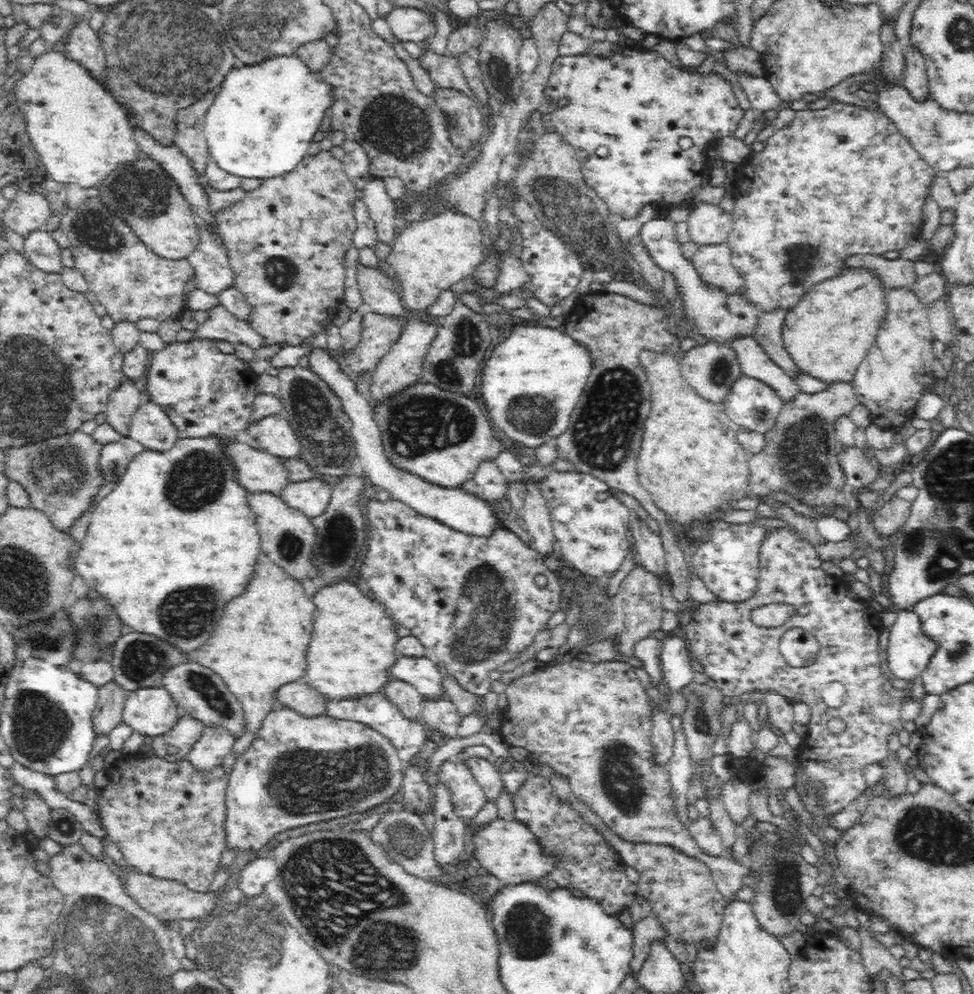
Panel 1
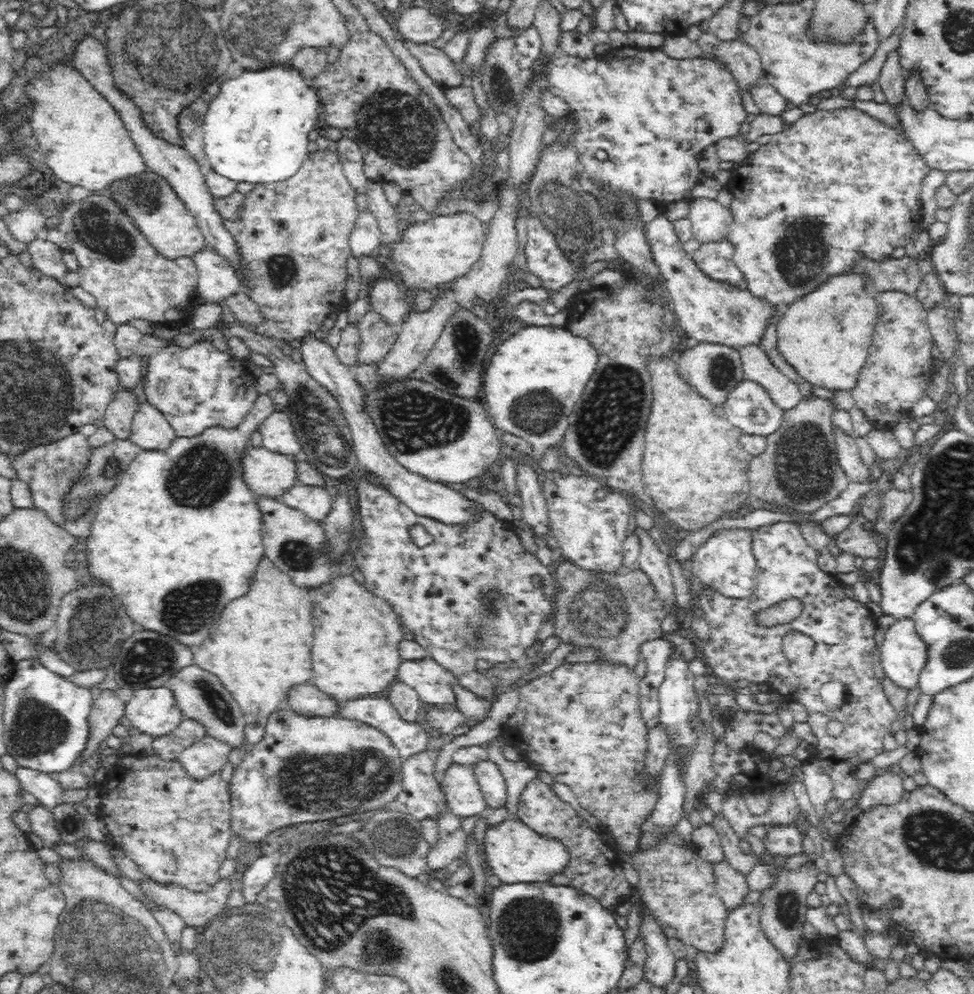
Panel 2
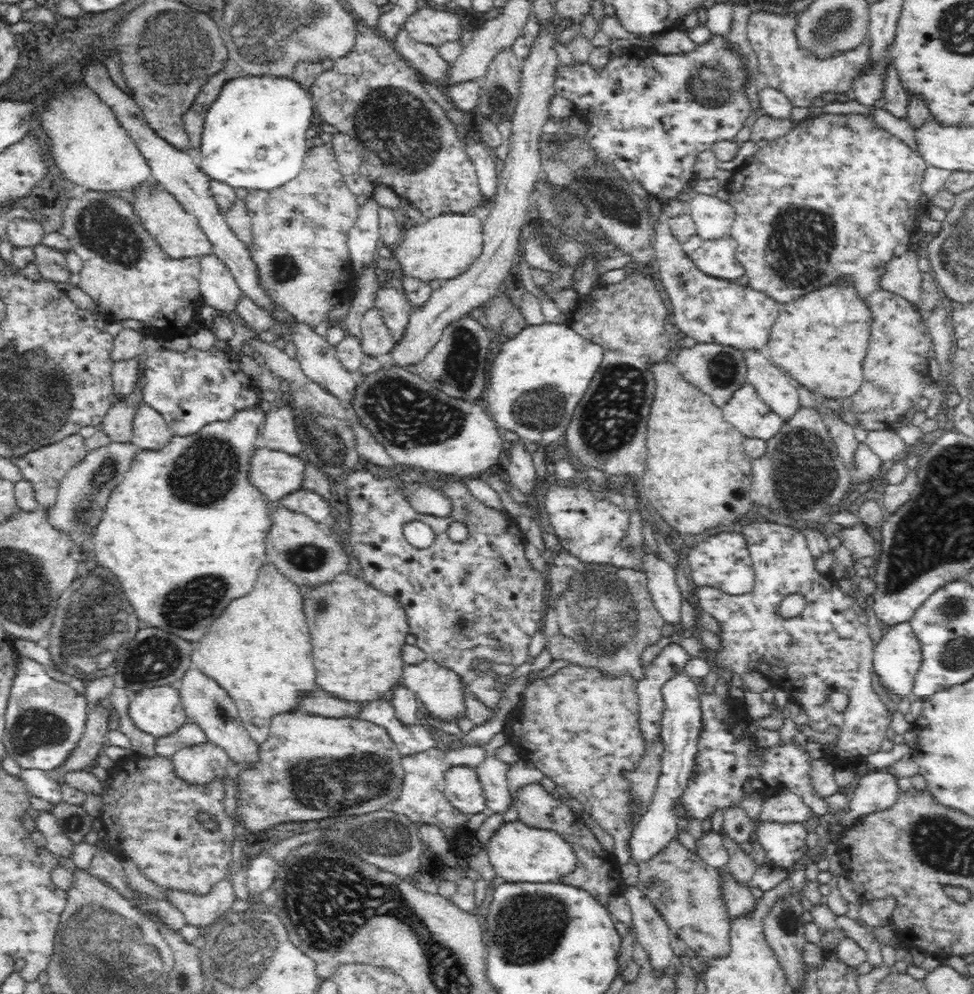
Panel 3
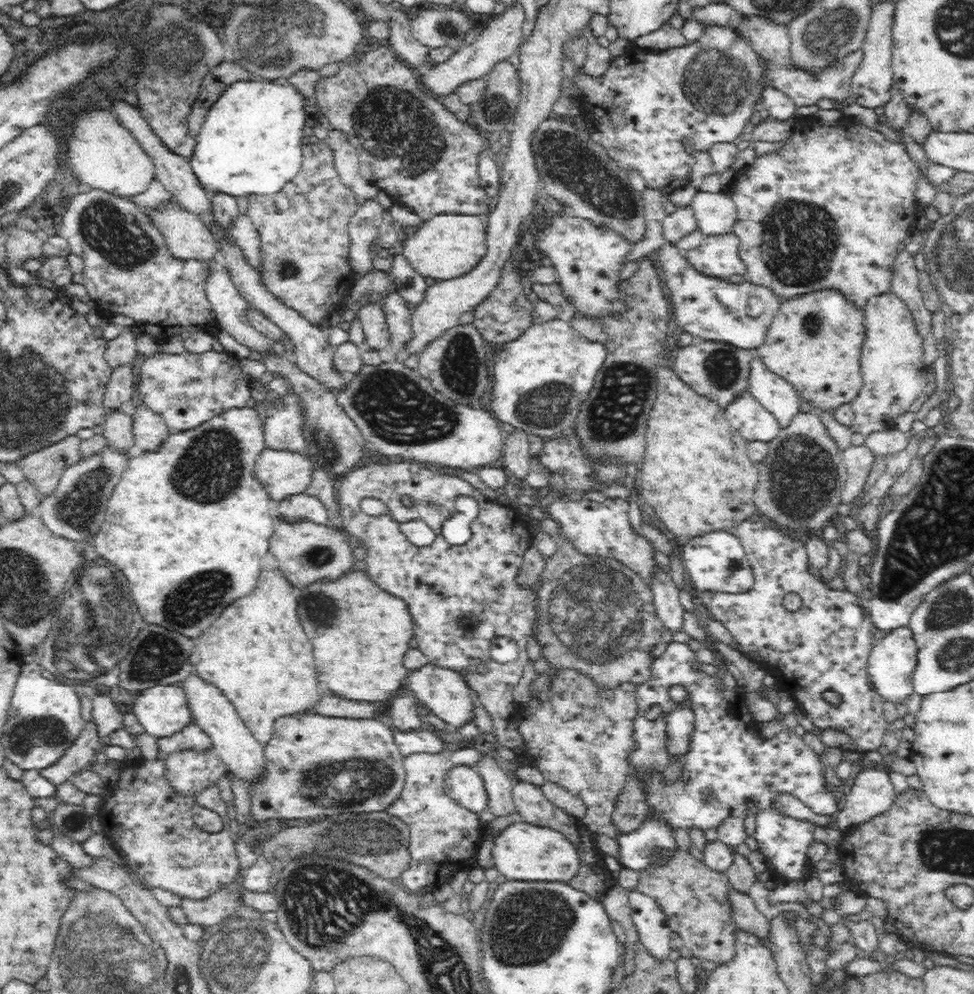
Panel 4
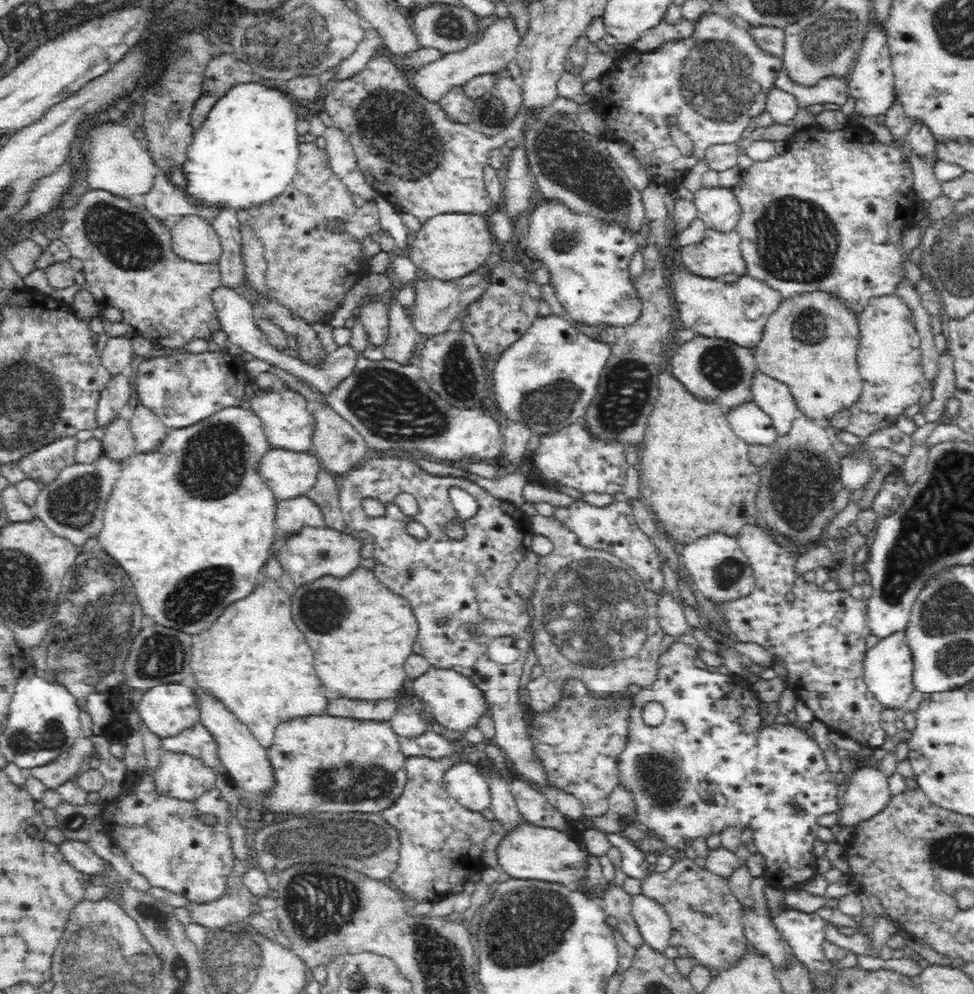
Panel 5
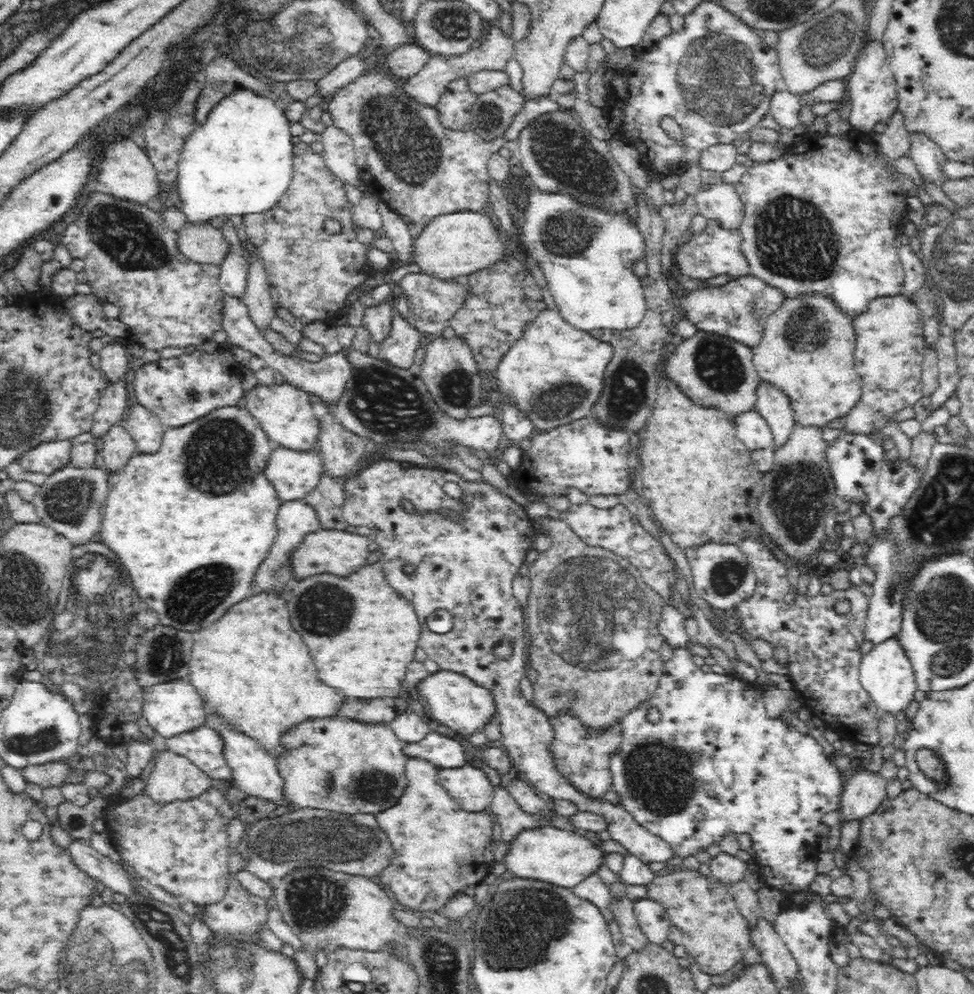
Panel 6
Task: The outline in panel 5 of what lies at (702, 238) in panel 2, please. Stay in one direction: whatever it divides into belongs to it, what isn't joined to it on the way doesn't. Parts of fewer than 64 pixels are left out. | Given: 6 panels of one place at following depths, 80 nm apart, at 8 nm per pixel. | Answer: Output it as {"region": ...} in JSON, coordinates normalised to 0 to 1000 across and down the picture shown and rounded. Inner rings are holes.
{"region":[[[721,188],[711,194],[711,217],[723,223],[726,231],[747,233],[754,231],[759,215],[760,206],[753,192],[745,188]]]}

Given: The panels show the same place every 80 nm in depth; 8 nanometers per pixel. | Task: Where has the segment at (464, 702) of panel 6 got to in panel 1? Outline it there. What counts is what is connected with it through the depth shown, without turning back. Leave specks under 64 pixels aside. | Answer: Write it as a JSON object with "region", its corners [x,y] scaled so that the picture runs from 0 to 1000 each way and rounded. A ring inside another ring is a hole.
{"region":[[[411,658],[402,668],[405,682],[421,687],[434,701],[445,703],[454,697],[452,674],[439,661],[426,661]]]}

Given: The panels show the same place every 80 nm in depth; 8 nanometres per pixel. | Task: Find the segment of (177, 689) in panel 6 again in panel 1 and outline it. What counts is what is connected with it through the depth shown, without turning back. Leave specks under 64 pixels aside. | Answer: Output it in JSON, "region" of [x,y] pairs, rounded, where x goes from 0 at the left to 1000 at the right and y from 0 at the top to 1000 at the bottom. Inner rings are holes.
{"region":[[[166,690],[136,691],[127,705],[125,727],[138,736],[159,741],[172,736],[185,719],[179,703]]]}

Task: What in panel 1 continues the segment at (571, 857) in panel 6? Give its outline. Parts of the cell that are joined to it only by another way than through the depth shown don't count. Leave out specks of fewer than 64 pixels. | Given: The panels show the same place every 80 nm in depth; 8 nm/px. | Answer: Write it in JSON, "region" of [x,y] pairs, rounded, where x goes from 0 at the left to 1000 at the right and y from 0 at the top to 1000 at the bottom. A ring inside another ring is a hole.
{"region":[[[527,822],[508,823],[488,833],[485,851],[488,869],[500,876],[501,880],[512,883],[522,890],[550,887],[552,882],[568,874],[570,869],[570,863],[555,857],[549,841],[540,830]]]}

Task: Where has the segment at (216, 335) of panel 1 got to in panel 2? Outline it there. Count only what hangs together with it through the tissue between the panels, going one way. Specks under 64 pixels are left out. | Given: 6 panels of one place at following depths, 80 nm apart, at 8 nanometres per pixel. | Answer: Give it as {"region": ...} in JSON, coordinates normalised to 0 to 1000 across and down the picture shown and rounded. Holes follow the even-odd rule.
{"region":[[[226,320],[220,328],[199,331],[191,336],[183,334],[179,340],[176,340],[175,347],[187,348],[193,350],[201,345],[201,342],[217,342],[218,338],[230,338],[230,340],[246,340],[253,348],[260,354],[270,356],[279,363],[279,376],[283,377],[291,388],[291,394],[296,399],[293,415],[298,420],[304,440],[309,448],[310,455],[314,456],[314,465],[322,469],[329,477],[339,480],[341,484],[347,483],[355,477],[359,477],[363,471],[367,471],[367,460],[362,456],[360,436],[358,435],[358,426],[352,418],[350,408],[341,395],[331,388],[318,375],[314,374],[312,366],[300,363],[292,358],[287,350],[283,349],[281,344],[274,338],[264,335],[260,329],[252,325],[232,324]]]}

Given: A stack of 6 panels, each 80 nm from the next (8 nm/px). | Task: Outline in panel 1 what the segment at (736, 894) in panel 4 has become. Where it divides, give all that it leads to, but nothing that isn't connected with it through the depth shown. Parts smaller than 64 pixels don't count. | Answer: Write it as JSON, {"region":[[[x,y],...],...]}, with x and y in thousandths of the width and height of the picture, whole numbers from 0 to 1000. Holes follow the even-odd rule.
{"region":[[[587,663],[577,665],[576,667],[565,667],[559,673],[552,673],[542,678],[536,678],[532,682],[528,682],[526,686],[518,689],[520,702],[522,702],[521,712],[515,716],[513,737],[516,740],[517,749],[535,751],[541,755],[545,765],[554,769],[564,770],[571,779],[577,780],[586,789],[586,799],[592,804],[598,805],[604,812],[612,816],[620,827],[624,829],[630,837],[634,838],[639,844],[648,848],[669,848],[677,850],[686,850],[693,853],[696,857],[714,863],[722,867],[730,877],[735,893],[748,905],[756,905],[756,897],[764,892],[762,883],[769,879],[768,872],[764,867],[757,867],[754,863],[744,860],[731,861],[723,856],[717,850],[713,842],[708,839],[704,829],[698,827],[696,815],[694,814],[694,806],[692,806],[691,791],[688,785],[688,776],[685,768],[674,768],[671,764],[671,749],[669,749],[669,720],[670,711],[668,703],[663,697],[663,692],[653,679],[653,674],[649,669],[639,665],[618,665],[604,666],[604,664]]]}

